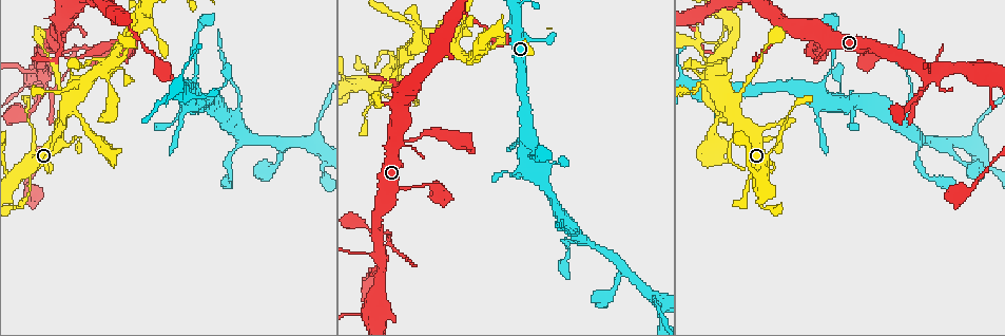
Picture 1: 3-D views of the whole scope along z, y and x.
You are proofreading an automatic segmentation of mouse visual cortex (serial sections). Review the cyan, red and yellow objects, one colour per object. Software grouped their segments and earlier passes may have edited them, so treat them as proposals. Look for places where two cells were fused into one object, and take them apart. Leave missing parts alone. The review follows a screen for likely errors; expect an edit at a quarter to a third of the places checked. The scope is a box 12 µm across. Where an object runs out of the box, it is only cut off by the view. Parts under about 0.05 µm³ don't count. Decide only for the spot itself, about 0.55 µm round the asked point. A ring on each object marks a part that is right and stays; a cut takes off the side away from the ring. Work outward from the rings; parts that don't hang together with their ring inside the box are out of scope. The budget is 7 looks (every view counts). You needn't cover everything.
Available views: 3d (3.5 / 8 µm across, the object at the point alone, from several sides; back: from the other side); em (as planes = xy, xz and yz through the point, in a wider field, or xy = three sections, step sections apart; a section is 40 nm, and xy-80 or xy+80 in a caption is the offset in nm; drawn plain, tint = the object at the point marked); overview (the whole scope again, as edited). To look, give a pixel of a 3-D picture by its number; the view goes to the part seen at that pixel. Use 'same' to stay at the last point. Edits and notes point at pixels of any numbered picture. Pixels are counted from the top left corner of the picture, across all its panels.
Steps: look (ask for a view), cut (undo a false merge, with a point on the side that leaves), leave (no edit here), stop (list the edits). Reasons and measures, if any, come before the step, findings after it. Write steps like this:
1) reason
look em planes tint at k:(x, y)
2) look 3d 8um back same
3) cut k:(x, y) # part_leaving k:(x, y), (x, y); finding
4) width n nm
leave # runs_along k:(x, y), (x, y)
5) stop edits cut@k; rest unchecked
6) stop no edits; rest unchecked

looks like a crossing
look 3d 3.5um at 1:(714, 72)

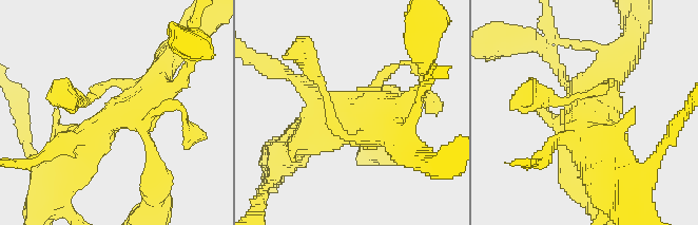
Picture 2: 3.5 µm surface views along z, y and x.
look em xy step 2 tint at 2:(366, 114)

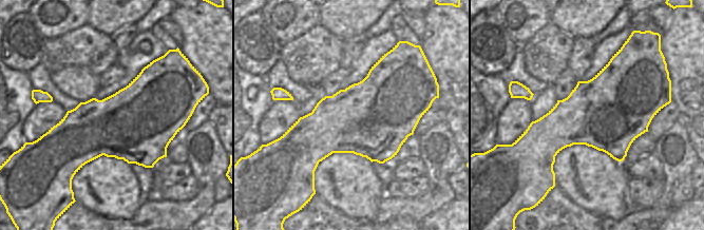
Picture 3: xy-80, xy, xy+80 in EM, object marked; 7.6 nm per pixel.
another direction
look em xy step 3 tint same

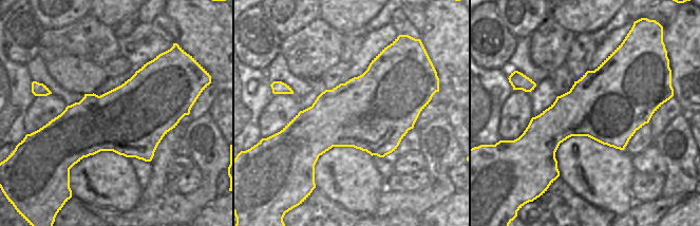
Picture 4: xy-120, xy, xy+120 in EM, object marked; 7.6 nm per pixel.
leave # runs_along 2:(77, 145), (136, 107), (168, 61); all the same cell

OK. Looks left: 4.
sharp bend
look 3d 3.5um at 1:(921, 91)

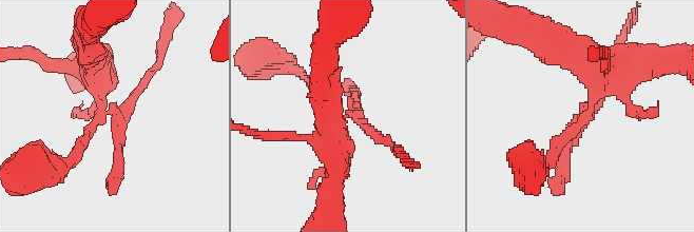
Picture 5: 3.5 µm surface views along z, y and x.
look em xy step 5 tint at 5:(352, 116)

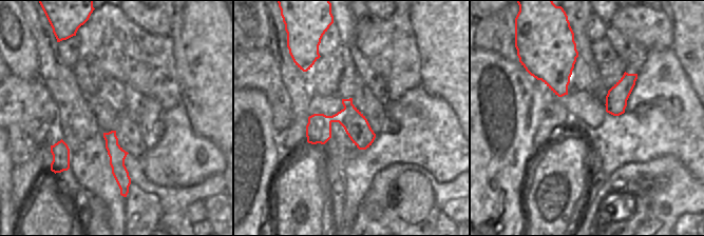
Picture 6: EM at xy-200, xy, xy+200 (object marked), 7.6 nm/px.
look em xy step 3 tint same

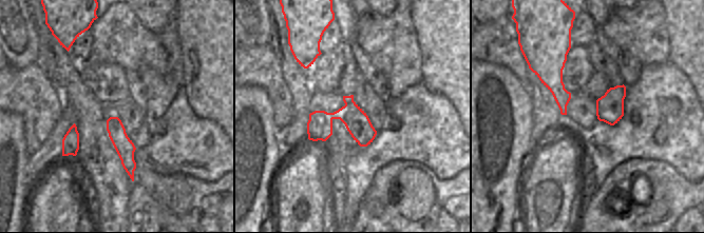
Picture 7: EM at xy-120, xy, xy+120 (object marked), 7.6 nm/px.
cut 5:(118, 141) # part_leaving 5:(111, 109), (130, 105), (162, 44); two cells meet here

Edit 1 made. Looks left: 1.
side arm on a straight run
look 3d 3.5um back at 1:(570, 226)

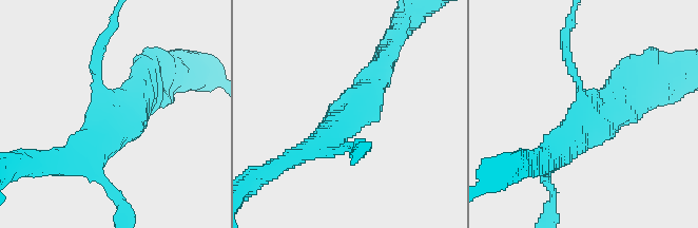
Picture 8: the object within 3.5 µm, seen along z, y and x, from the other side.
cut 8:(97, 52) # part_leaving 8:(96, 82), (96, 50), (113, 23); a second cell is stuck on

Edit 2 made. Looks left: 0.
stop edits cut@5, cut@8; rest unchecked

